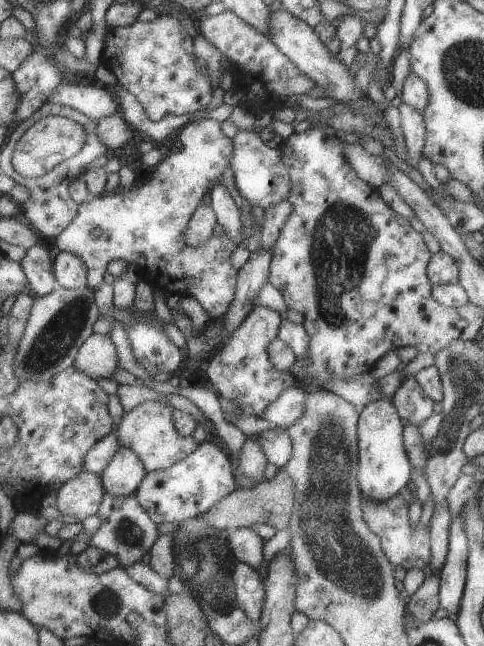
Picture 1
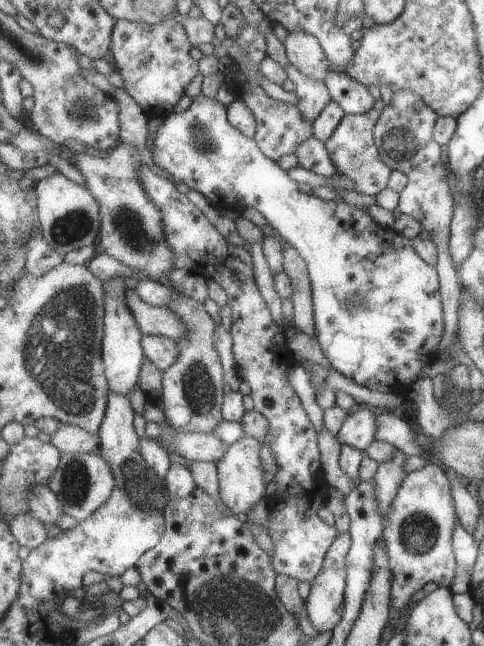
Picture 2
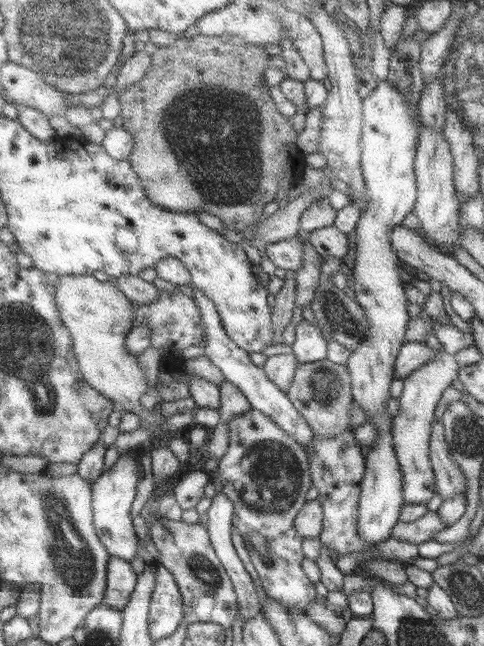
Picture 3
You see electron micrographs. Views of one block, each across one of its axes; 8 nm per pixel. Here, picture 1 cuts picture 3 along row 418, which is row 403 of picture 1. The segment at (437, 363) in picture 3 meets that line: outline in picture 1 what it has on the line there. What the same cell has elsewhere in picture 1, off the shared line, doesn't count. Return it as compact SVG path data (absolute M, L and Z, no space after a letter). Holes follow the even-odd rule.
M408 376L393 396L405 423L421 427L435 414L435 401L423 390L416 376Z

